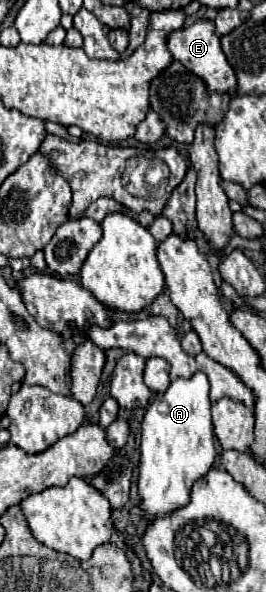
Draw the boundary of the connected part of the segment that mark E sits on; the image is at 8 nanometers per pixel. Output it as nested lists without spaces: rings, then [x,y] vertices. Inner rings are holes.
[[[198,20],[188,28],[176,30],[168,36],[168,50],[170,54],[180,60],[190,72],[194,72],[196,76],[200,76],[206,84],[210,92],[222,92],[222,94],[230,94],[236,96],[236,74],[232,70],[232,66],[228,64],[222,48],[220,48],[220,38],[214,32],[214,22],[210,20]]]

